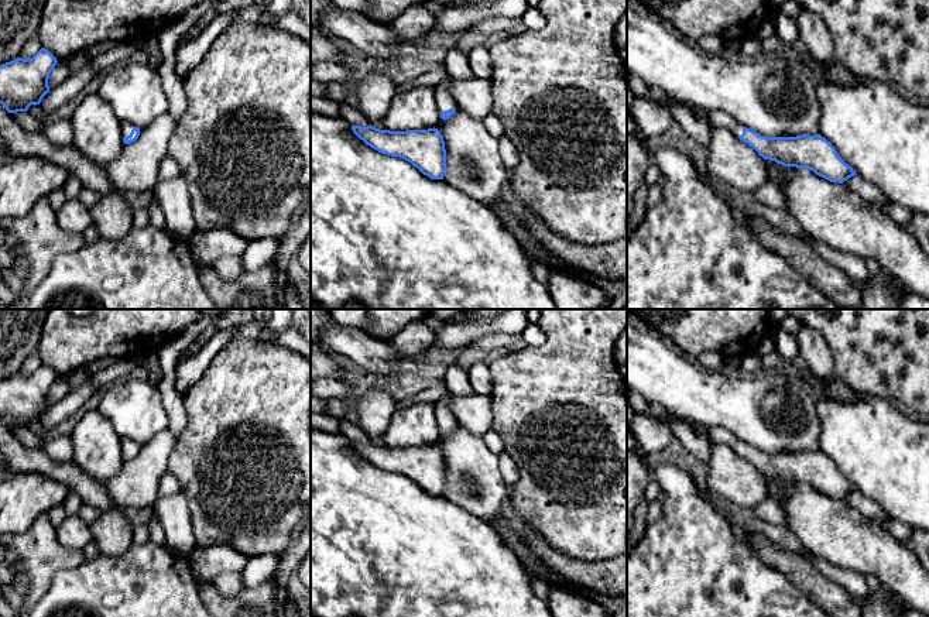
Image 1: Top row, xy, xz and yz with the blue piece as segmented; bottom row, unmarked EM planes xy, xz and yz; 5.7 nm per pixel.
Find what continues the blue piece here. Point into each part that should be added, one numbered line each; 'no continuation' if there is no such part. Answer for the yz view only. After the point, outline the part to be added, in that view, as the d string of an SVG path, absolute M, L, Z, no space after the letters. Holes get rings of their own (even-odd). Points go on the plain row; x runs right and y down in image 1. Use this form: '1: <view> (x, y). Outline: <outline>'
1: yz (716, 435). Outline: M706 426L706 436L712 445L729 445L737 453L743 450L743 442L724 428Z

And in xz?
1: xz (444, 415). Outline: M440 402L436 405L436 424L439 429L449 425L456 425L456 419L446 402Z

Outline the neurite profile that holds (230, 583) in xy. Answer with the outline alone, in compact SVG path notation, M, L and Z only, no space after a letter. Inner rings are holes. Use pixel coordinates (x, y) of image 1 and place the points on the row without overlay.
M227 572L219 575L213 582L213 586L220 594L232 597L244 590L241 572Z

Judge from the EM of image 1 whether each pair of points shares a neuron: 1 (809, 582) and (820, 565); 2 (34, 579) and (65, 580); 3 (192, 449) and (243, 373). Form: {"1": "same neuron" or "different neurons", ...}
{"1": "different neurons", "2": "different neurons", "3": "same neuron"}

